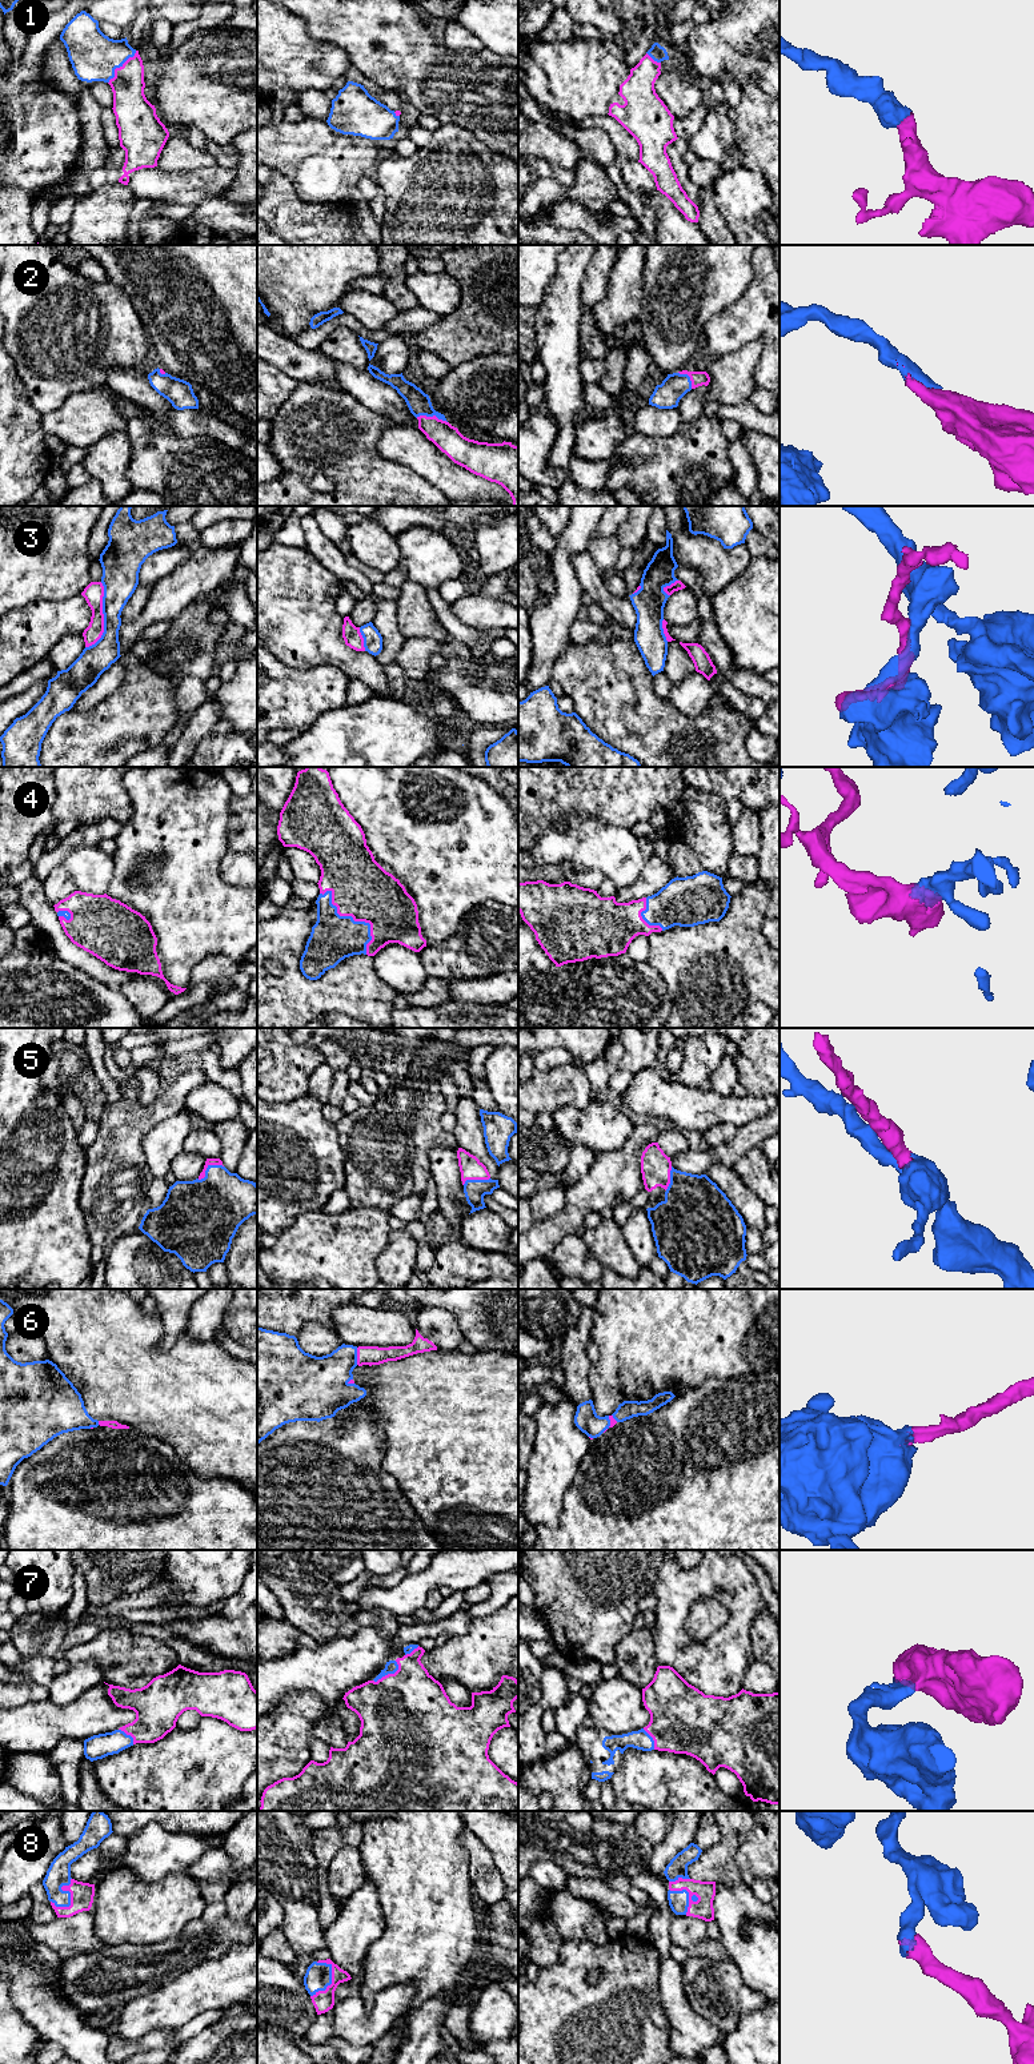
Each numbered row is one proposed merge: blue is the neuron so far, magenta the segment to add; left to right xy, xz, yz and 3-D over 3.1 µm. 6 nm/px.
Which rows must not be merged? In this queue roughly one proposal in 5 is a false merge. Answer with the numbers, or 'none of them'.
3

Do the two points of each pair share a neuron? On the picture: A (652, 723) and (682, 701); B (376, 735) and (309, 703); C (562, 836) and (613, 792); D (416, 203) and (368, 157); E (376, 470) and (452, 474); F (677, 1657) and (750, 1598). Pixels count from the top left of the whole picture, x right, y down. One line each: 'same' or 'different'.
A: different
B: different
C: different
D: different
E: different
F: same

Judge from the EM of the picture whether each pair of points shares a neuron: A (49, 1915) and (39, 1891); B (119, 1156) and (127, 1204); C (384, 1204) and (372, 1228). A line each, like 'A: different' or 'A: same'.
A: same
B: same
C: different

